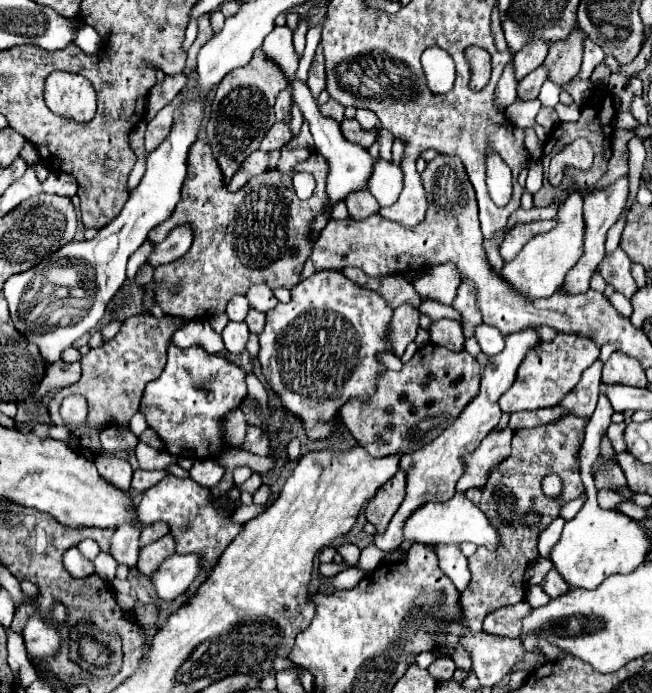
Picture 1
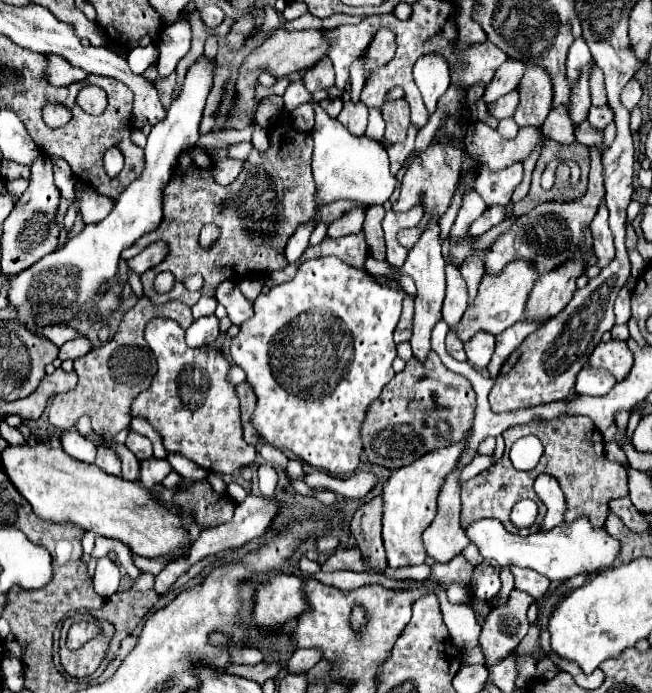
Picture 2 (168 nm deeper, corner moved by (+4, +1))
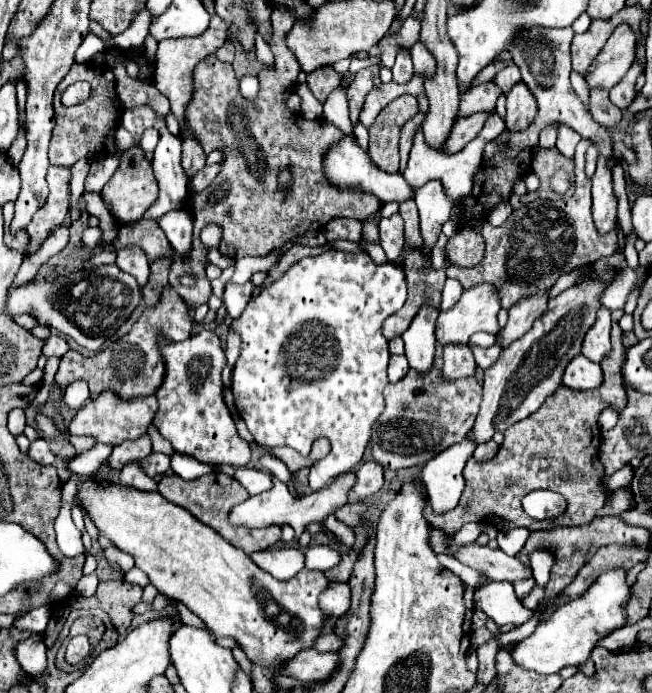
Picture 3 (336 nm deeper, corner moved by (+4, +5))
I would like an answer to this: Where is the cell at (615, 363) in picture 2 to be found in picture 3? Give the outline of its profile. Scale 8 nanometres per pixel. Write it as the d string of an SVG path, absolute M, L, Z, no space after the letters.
M600 309L594 327L584 337L584 345L582 345L582 355L584 357L588 357L594 363L600 363L602 359L608 357L608 351L612 351L610 327L612 327L610 311L608 309Z

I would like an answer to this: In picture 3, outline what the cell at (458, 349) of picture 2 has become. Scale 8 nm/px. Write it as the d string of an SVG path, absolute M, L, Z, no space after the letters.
M450 343L444 345L444 375L446 379L458 379L458 377L468 377L474 375L476 363L474 363L474 355L472 349L468 345L460 345L460 343Z

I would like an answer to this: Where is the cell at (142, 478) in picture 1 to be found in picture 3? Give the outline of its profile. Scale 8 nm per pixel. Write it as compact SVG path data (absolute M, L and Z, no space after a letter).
M150 453L148 457L144 457L140 461L140 467L144 469L144 473L148 477L154 477L158 473L162 475L162 473L166 473L170 469L170 457L164 455L164 453Z

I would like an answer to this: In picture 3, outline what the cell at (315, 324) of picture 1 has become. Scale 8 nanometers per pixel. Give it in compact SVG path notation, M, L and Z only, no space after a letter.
M326 251L318 257L304 257L300 259L292 269L288 269L278 281L274 281L270 287L264 287L260 291L260 295L252 297L246 311L232 321L230 329L234 333L240 335L242 339L242 351L240 351L240 357L234 365L234 377L232 377L232 393L234 393L234 401L236 401L236 409L240 413L240 417L246 421L246 427L248 431L252 433L252 437L262 437L262 439L254 439L256 443L260 445L268 445L268 447L280 447L280 445L286 445L286 447L292 447L296 449L298 453L302 453L304 457L310 455L312 451L312 443L320 437L326 437L332 445L330 453L312 463L310 467L310 473L312 473L312 479L310 479L310 487L314 491L326 487L330 483L330 479L336 479L338 475L344 475L348 473L350 469L356 469L358 463L362 461L362 455L364 455L364 449L368 445L368 439L370 439L370 427L372 423L378 419L378 415L384 411L384 397L382 397L382 389L386 387L388 383L388 375L386 375L386 369L388 369L388 359L390 359L390 351L388 351L388 339L382 335L382 323L394 315L406 301L406 279L404 279L404 271L398 267L398 265L378 265L370 259L370 255L366 253L360 253L360 255L354 255L354 253L344 253L344 251Z

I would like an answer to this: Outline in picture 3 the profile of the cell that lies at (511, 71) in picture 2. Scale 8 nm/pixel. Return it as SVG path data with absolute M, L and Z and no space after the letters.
M494 81L484 83L484 85L474 85L462 95L458 115L466 117L466 115L474 115L478 111L492 111L496 107L496 101L500 95L502 95L502 89Z

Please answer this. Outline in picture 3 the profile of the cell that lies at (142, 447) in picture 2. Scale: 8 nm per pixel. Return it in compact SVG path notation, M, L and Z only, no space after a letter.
M106 391L96 401L88 401L74 415L74 419L70 423L70 433L72 435L92 435L92 437L96 437L98 443L106 443L106 445L120 445L124 441L140 439L140 435L144 435L148 425L152 423L156 409L158 409L158 403L156 403L154 395L136 397L132 401L120 401L114 393Z

